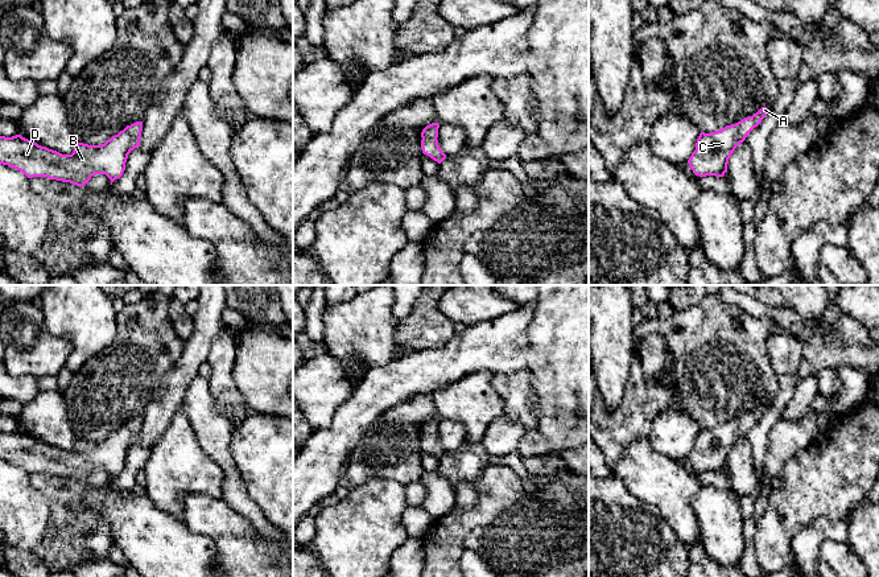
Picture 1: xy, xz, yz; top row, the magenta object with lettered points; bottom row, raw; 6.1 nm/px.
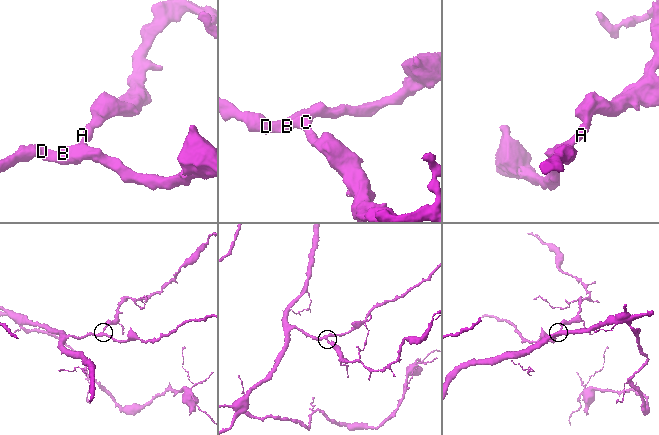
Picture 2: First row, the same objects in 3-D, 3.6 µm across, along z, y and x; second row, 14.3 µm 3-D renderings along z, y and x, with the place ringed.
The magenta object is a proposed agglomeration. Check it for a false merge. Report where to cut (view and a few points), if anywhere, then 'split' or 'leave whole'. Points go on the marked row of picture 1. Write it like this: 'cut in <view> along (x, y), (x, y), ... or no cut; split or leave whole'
no cut; leave whole

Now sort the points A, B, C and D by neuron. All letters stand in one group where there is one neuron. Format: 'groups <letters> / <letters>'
groups A B C D

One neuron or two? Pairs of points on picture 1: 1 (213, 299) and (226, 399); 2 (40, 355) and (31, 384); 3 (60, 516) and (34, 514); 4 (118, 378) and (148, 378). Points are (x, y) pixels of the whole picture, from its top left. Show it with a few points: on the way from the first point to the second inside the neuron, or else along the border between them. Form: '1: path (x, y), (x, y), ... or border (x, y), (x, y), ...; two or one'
1: border (223, 325), (211, 343), (206, 361); two
2: border (13, 375), (32, 375), (37, 379); two
3: border (33, 487), (49, 510), (45, 534), (37, 544); two
4: path (126, 378), (140, 378); one

